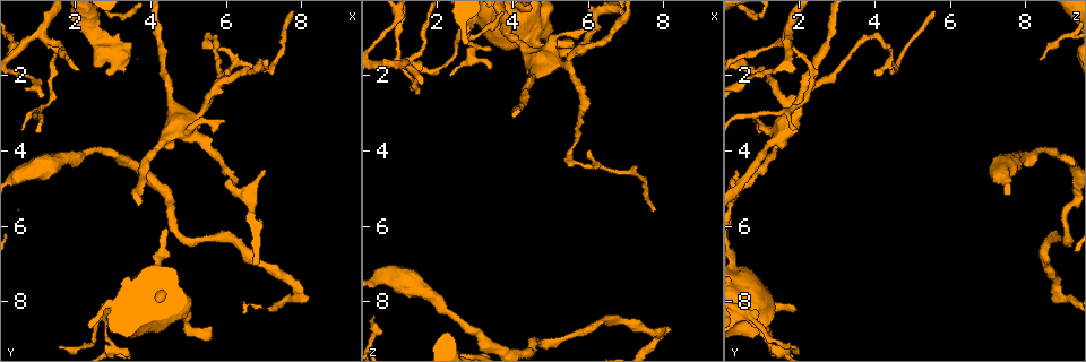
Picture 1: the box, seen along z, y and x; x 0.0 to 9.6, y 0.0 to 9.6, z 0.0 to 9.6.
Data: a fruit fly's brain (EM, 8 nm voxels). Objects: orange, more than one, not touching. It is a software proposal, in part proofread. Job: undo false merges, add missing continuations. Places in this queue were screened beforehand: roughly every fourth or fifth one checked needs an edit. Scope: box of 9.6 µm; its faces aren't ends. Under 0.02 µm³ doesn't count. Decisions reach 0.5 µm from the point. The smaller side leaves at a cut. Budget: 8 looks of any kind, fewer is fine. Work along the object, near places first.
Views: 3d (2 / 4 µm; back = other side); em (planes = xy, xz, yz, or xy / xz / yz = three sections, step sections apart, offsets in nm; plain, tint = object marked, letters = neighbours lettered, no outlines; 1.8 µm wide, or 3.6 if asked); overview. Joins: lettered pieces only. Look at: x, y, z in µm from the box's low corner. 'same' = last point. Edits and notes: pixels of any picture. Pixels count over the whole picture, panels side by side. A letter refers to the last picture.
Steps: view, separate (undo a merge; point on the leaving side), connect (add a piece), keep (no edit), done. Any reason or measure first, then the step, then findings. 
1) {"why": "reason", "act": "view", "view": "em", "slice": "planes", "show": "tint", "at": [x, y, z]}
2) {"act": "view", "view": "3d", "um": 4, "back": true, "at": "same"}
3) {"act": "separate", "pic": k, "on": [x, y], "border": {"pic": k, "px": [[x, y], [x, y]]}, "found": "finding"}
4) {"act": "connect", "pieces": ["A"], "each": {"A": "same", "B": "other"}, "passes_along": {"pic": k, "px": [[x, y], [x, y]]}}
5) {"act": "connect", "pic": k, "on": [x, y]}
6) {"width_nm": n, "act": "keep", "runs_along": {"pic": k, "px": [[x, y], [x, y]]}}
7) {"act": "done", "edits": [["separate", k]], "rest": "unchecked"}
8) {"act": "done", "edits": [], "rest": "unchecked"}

{"act": "view", "view": "3d", "um": 4, "back": true, "at": [5.55, 6.30, 8.95]}

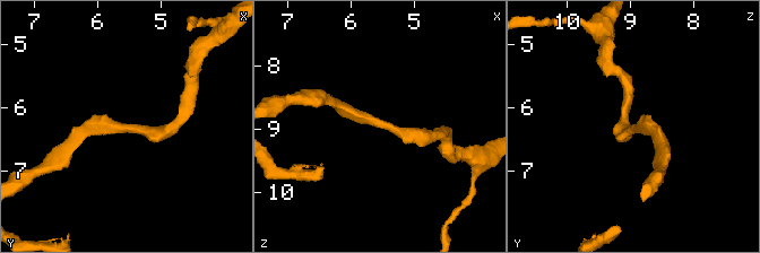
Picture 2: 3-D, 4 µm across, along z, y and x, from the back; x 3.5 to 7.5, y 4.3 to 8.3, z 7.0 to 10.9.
{"arm_widths_nm": [200, 220], "act": "view", "view": "em", "slice": "planes", "show": "plain", "at": [5.55, 6.30, 8.95]}

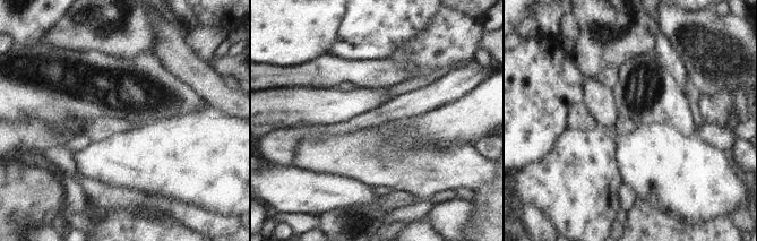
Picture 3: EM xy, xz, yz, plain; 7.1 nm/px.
{"act": "view", "view": "em", "slice": "planes", "show": "letters", "at": "same"}

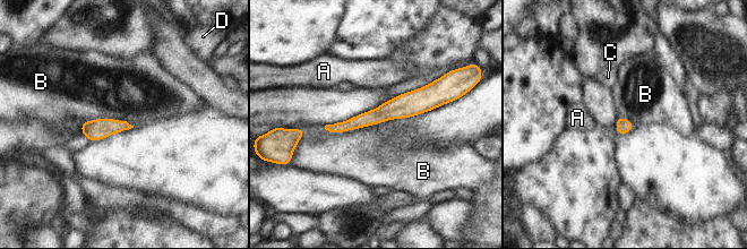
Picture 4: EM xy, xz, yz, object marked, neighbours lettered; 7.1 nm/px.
{"longest_contact_nm": ["B", 600], "act": "keep", "each": {"A": "other", "B": "other", "C": "other", "D": "other"}, "found": "continuous, no second neuron"}

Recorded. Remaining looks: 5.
{"why": "abrupt turn", "act": "view", "view": "3d", "um": 2, "at": [8.00, 7.75, 8.80]}

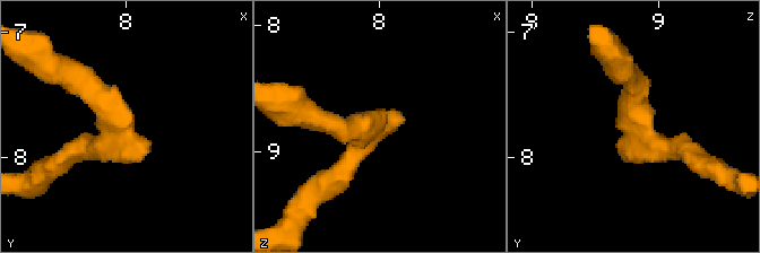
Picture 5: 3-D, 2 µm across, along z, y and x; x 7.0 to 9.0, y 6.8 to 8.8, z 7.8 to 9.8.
{"arm_widths_nm": [190, 240], "act": "view", "view": "em", "slice": "xy", "step": 16, "show": "tint", "at": [7.96, 7.80, 8.80]}

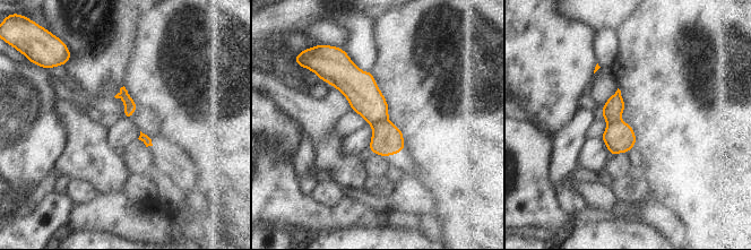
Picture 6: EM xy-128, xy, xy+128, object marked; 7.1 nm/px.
{"why": "another direction", "act": "view", "view": "em", "slice": "yz", "step": 16, "show": "letters", "at": "same"}

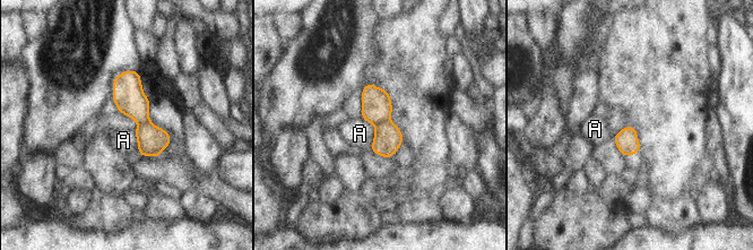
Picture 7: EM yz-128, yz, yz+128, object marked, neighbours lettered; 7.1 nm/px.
{"act": "separate", "pic": 7, "on": [388, 138], "each": {"A": "other"}, "border": {"pic": 7, "px": [[389, 119], [375, 126]]}, "found": "two neurons meet here"}

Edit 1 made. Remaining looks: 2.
{"act": "done", "edits": [["separate", 7]], "rest": "unchecked"}

